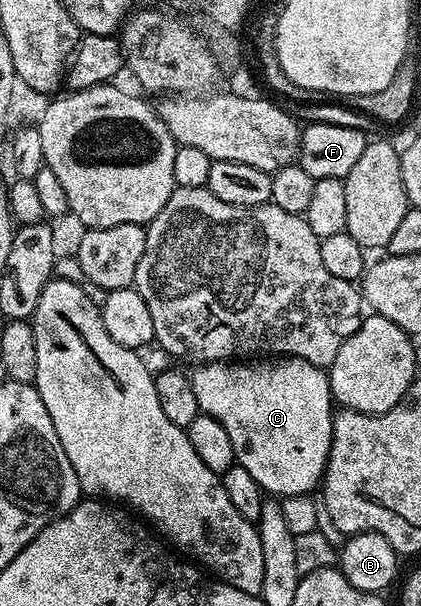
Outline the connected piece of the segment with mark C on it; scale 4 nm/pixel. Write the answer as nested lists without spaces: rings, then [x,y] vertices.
[[[300,357],[263,359],[258,363],[199,363],[190,370],[191,386],[200,410],[216,417],[233,439],[237,463],[257,479],[264,494],[279,499],[311,495],[320,488],[331,455],[335,413],[331,383],[322,368]]]

